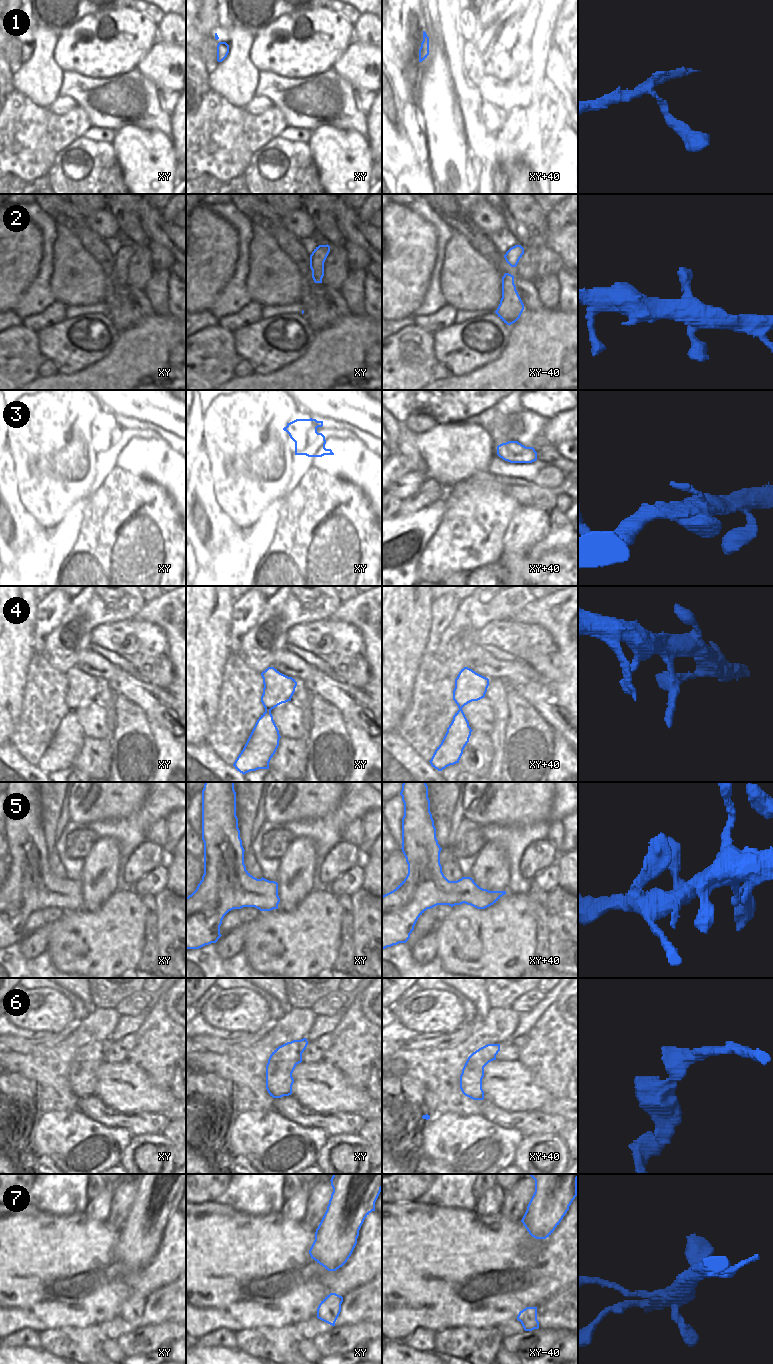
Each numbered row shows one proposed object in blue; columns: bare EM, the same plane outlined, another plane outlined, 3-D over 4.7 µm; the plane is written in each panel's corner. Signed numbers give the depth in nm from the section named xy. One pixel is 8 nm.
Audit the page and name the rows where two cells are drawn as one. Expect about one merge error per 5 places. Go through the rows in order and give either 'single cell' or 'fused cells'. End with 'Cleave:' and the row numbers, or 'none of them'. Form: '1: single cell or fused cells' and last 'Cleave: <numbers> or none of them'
1: single cell
2: single cell
3: single cell
4: single cell
5: single cell
6: single cell
7: single cell
Cleave: none of them

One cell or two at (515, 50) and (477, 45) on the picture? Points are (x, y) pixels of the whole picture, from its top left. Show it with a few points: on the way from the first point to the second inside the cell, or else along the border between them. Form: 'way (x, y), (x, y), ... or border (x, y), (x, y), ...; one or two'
way (506, 45), (486, 45); one

